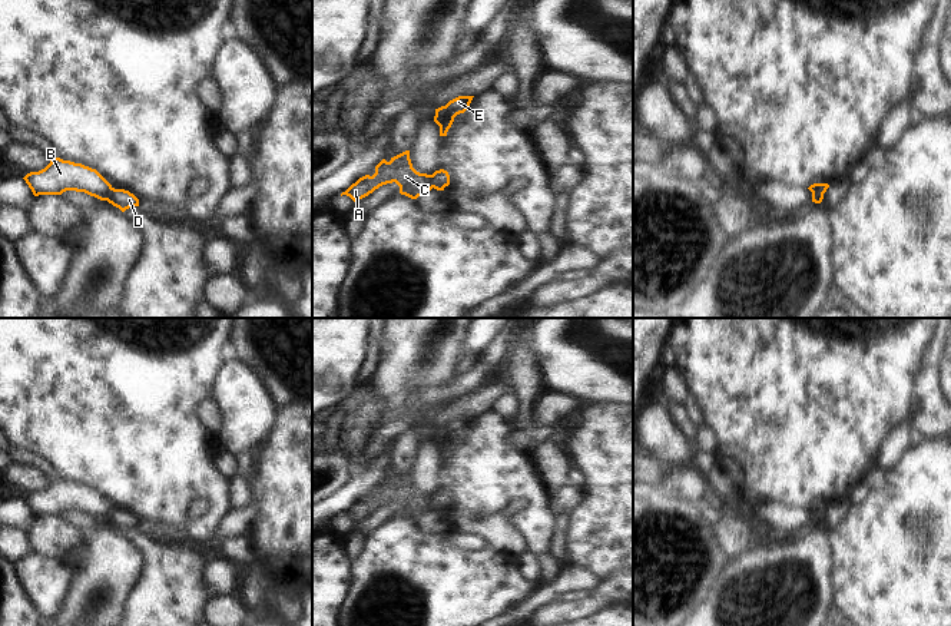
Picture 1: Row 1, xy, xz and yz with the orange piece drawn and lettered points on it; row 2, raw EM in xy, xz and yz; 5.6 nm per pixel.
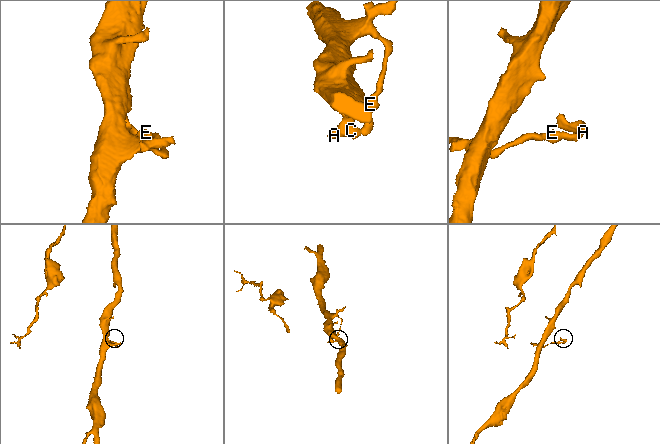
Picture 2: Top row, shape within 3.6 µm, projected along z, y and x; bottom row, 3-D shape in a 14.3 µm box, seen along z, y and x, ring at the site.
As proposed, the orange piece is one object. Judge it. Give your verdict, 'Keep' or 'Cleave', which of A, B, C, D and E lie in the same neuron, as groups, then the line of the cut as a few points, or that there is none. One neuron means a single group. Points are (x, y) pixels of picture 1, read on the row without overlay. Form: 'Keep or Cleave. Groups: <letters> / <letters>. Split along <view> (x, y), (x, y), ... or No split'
Cleave. Groups: A B C / D E. Split along xy (112, 509), (105, 520).

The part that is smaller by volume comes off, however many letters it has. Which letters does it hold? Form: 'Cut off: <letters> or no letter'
Cut off: A, B, C

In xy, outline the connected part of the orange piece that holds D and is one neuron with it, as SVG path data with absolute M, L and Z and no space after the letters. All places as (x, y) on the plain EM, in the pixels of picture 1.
M112 509L106 521L113 527L119 529L122 533L129 529L139 527L139 520L125 510Z

